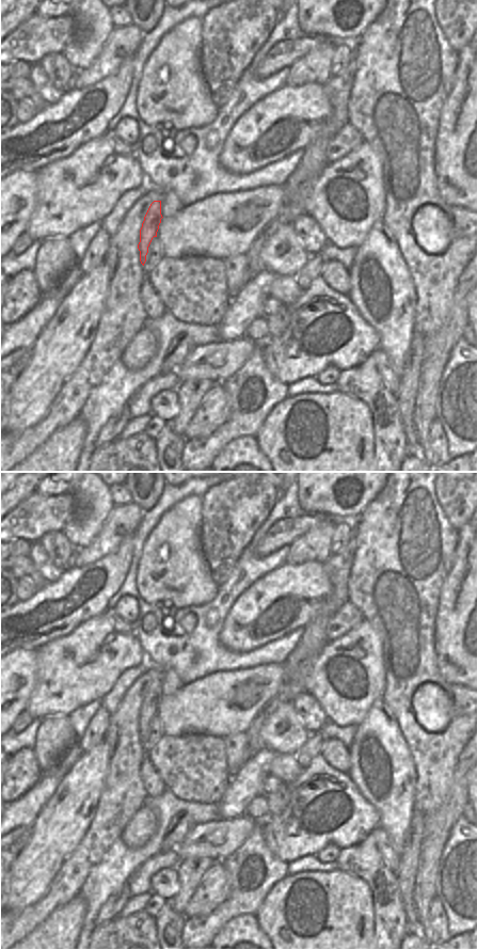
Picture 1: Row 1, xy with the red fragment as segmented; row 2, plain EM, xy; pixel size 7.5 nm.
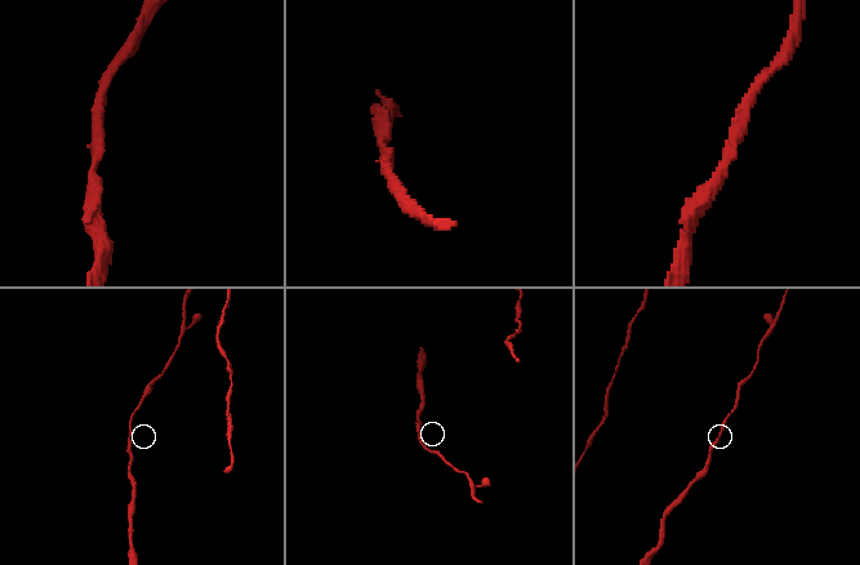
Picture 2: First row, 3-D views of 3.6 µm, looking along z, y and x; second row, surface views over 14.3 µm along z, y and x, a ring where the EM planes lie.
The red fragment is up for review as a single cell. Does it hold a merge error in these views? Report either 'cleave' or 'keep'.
keep

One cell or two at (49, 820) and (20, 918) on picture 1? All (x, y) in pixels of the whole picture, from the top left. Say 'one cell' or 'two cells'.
two cells

